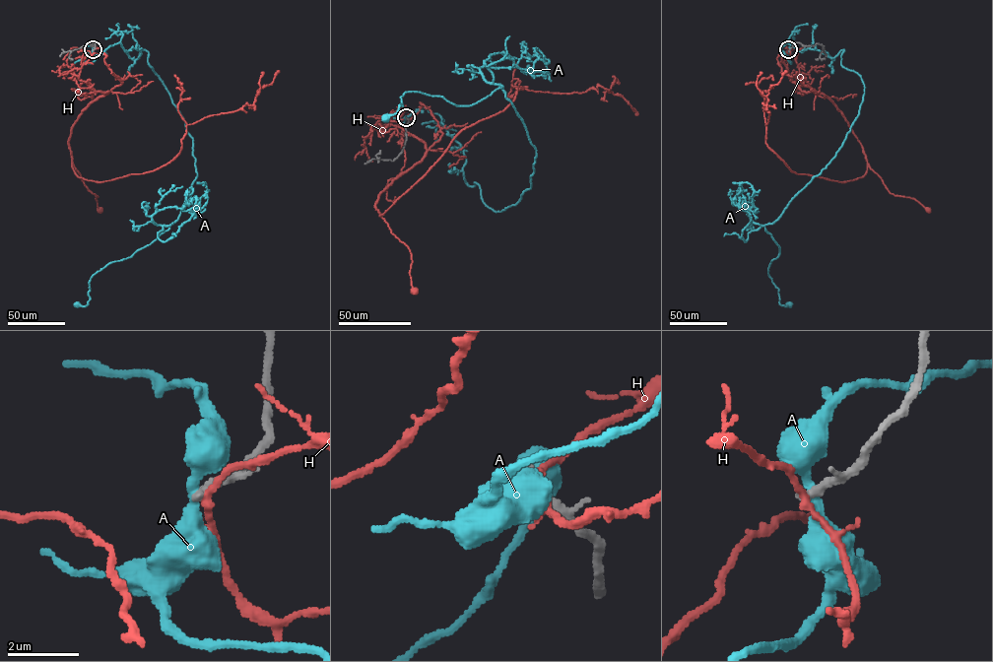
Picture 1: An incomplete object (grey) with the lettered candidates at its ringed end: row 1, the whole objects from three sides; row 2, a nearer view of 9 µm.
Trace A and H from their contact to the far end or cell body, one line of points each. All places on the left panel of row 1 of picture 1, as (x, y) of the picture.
A: (93, 49), (147, 50), (192, 138), (197, 176), (169, 228), (98, 271), (78, 304)
H: (93, 49), (105, 55), (104, 63), (122, 82), (82, 111), (68, 145), (74, 166), (98, 196), (99, 209)

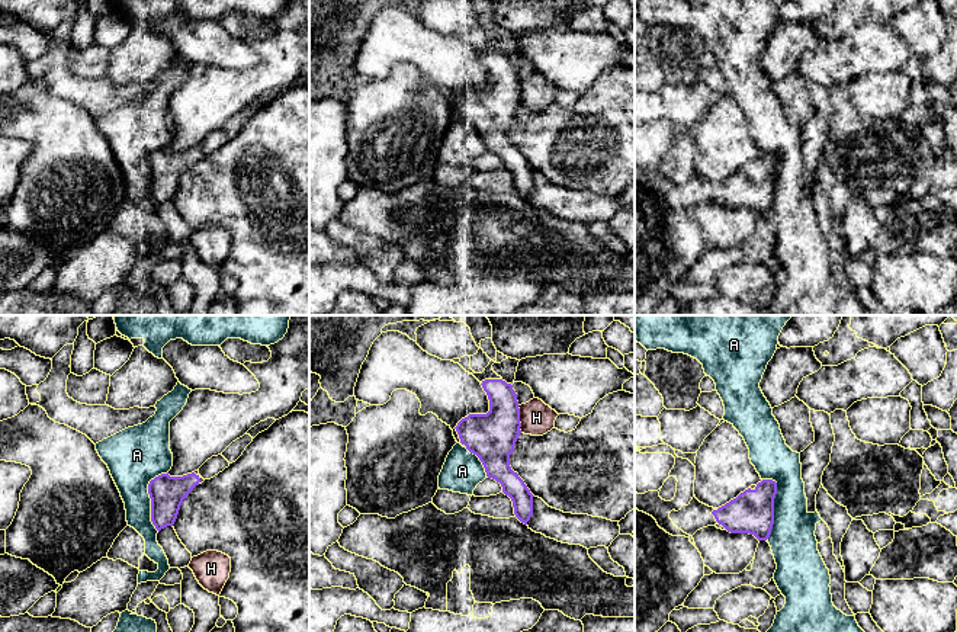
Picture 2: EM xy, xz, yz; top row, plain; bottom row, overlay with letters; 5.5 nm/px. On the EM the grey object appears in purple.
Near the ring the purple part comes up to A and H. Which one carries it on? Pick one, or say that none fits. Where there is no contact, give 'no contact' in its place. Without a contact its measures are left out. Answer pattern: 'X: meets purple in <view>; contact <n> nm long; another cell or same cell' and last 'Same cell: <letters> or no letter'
A: meets purple in yz; contact 340 nm long; another cell
H: meets purple in xz; contact 150 nm long; another cell
Same cell: no letter

